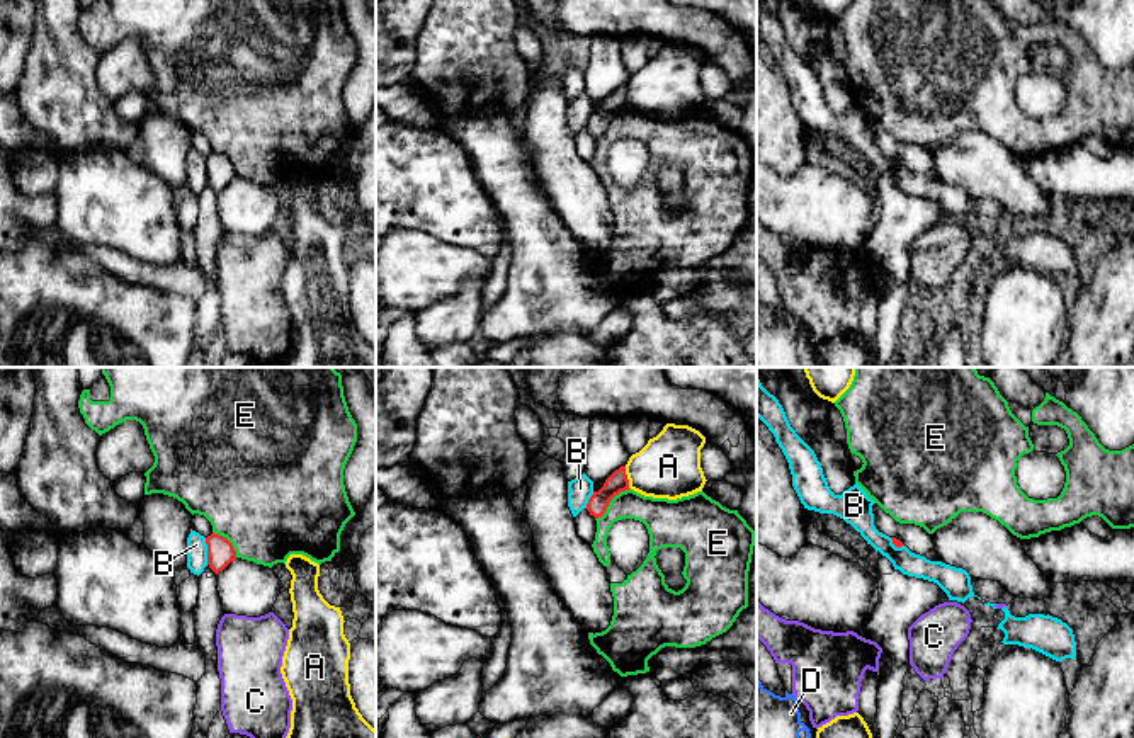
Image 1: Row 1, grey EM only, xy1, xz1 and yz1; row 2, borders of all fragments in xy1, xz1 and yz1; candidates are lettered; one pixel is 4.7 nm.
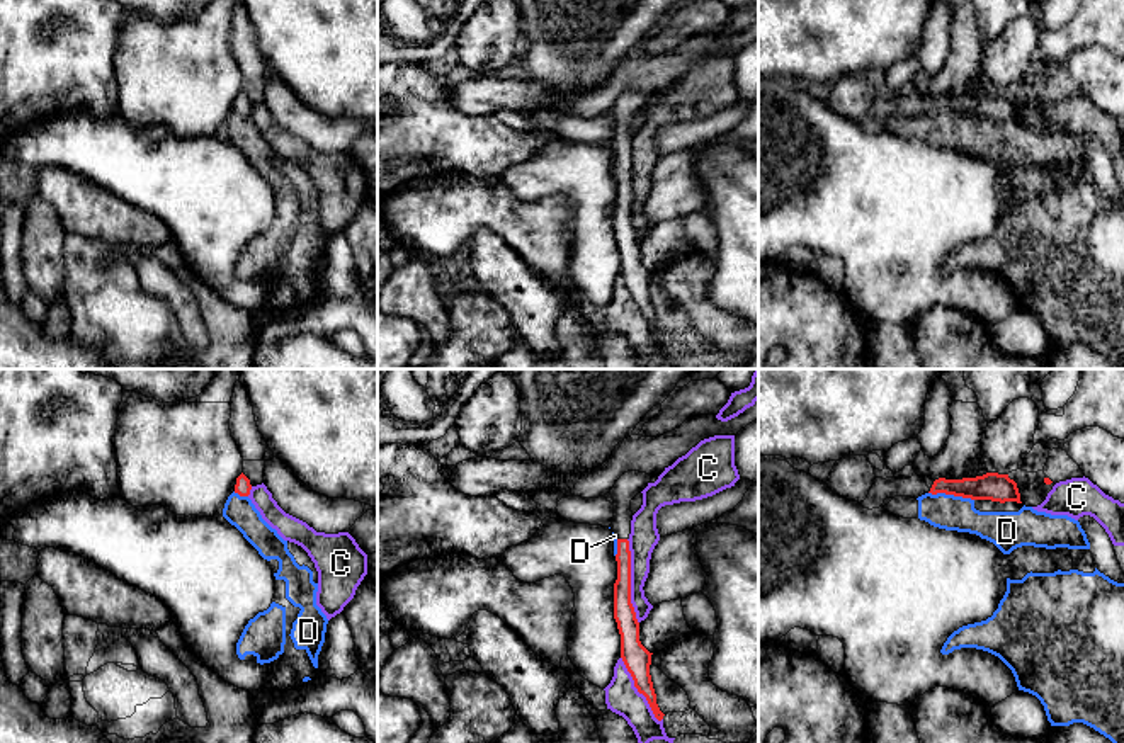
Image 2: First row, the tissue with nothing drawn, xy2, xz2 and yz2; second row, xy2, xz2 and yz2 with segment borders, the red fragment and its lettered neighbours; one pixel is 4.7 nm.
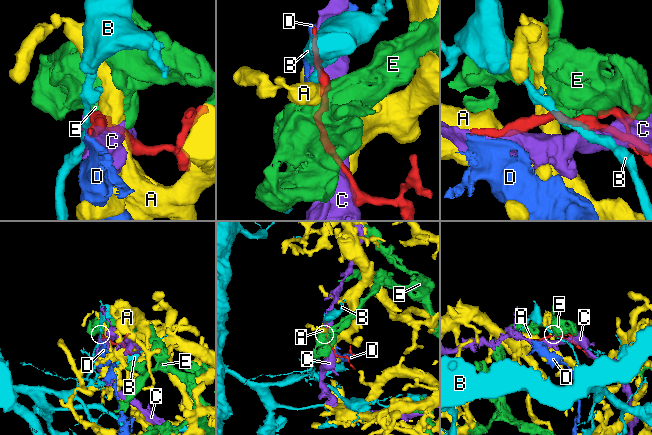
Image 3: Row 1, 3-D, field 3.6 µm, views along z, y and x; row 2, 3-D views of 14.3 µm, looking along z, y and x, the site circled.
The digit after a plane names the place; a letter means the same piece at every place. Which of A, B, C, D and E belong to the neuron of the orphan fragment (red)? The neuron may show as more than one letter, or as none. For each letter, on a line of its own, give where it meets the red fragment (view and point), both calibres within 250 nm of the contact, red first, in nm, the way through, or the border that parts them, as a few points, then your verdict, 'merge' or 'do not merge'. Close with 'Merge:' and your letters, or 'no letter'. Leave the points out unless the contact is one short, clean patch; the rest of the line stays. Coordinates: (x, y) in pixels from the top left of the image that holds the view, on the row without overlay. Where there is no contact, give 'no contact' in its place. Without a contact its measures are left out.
A: contact xz1 (626, 97); calibres 100 and 300 nm; border xz1 (624, 85), (631, 107); do not merge
B: contact xy1 (208, 170); calibres 130 and 100 nm; border xy1 (204, 157), (208, 182); do not merge
C: contact xz2 (630, 201); calibres 100 and 140 nm; do not merge
D: contact yz2 (951, 113); calibres 130 and 170 nm; way yz2 (993, 106), (951, 113), (949, 131); merge
E: contact xz1 (609, 121); calibres 100 and 170 nm; do not merge
Merge: D

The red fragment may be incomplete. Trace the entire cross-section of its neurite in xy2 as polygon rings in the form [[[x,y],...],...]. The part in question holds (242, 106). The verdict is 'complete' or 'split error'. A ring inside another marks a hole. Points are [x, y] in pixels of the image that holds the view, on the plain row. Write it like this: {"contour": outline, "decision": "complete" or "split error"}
{"contour": [[[241,92],[228,116],[223,136],[269,182],[275,213],[267,230],[245,245],[236,274],[245,281],[269,282],[265,308],[291,309],[318,294],[318,274],[328,238],[316,224],[318,190],[308,172],[284,160],[248,117],[250,99]]], "decision": "split error"}

